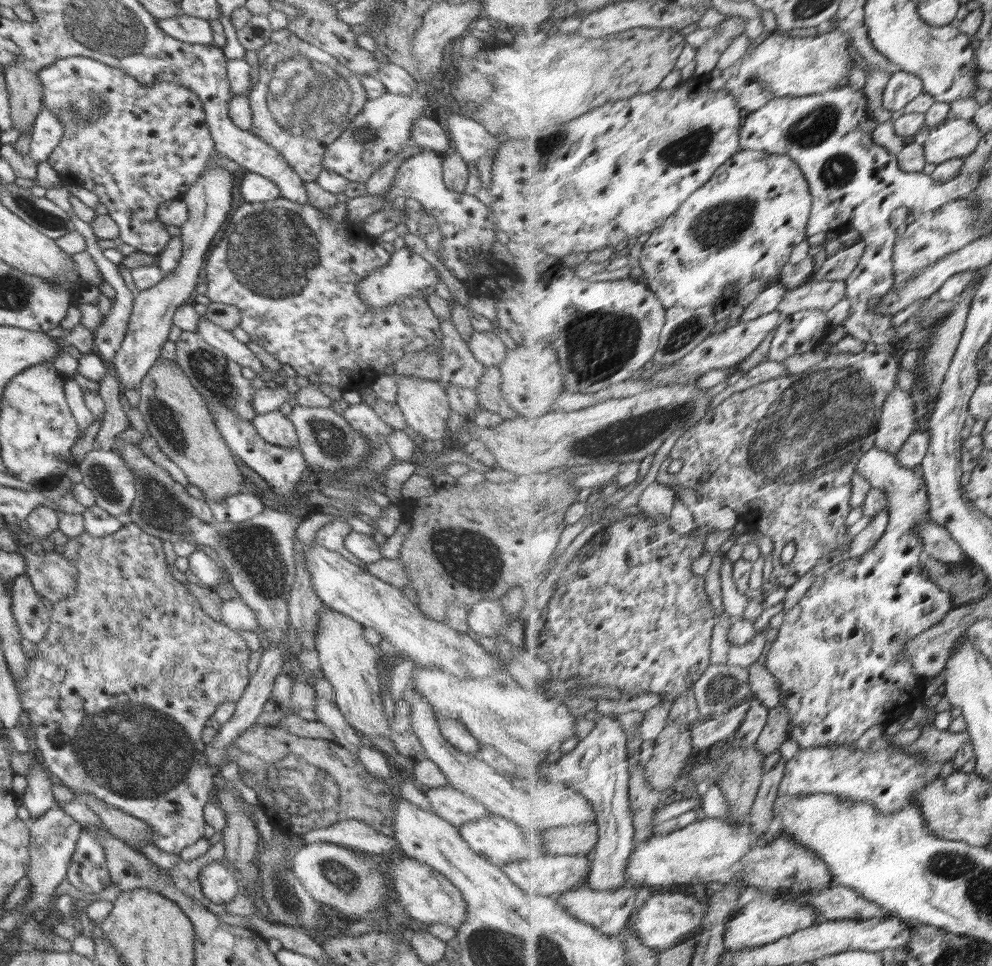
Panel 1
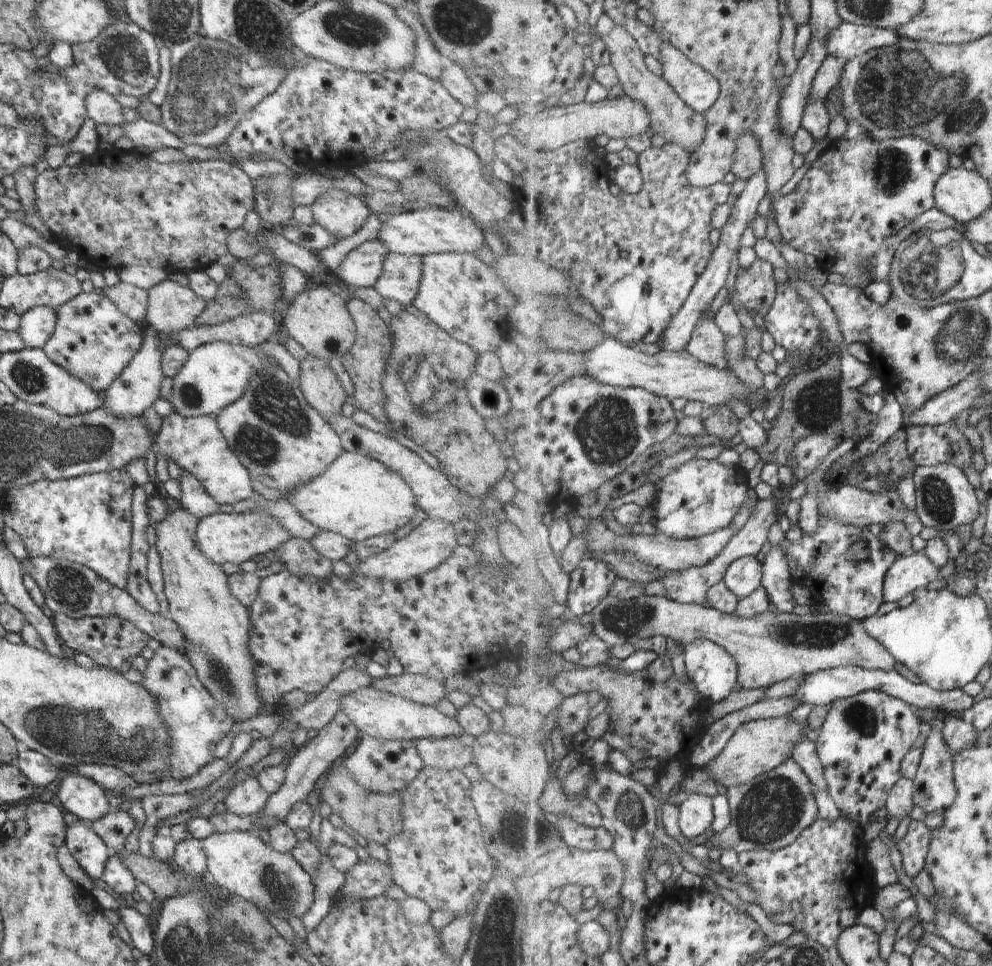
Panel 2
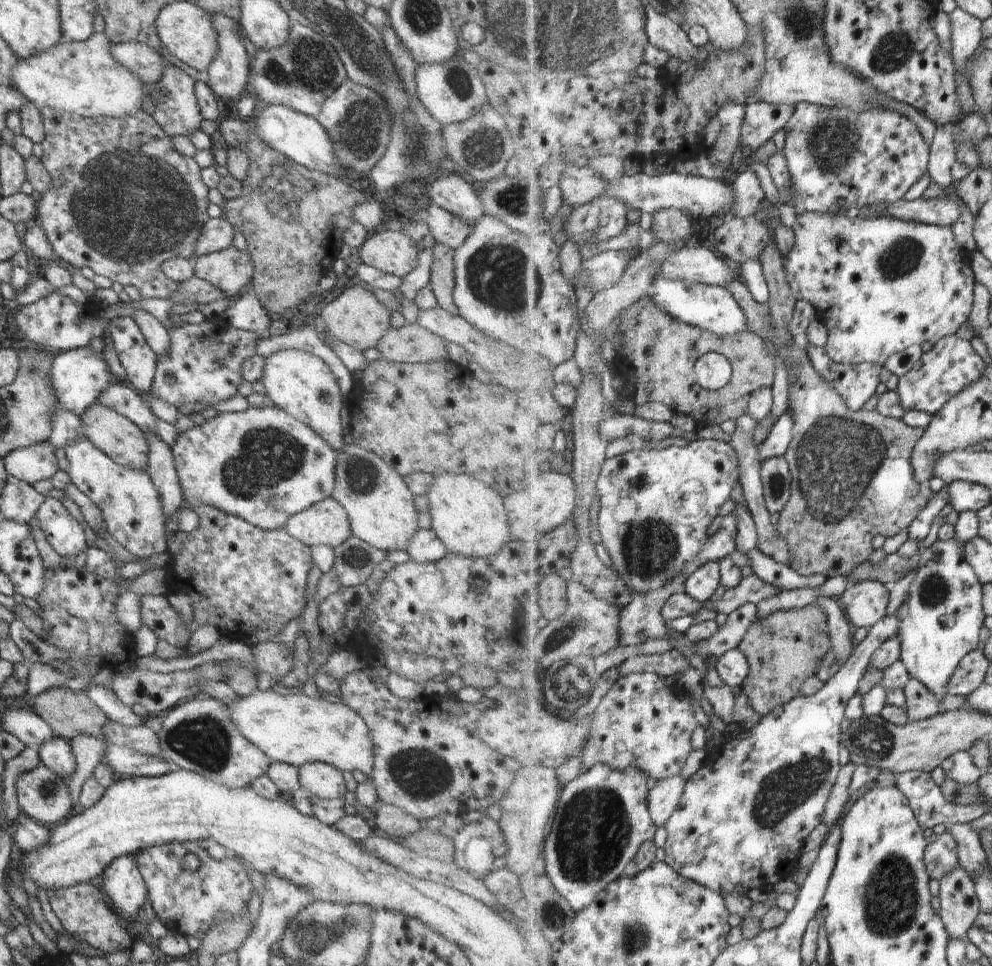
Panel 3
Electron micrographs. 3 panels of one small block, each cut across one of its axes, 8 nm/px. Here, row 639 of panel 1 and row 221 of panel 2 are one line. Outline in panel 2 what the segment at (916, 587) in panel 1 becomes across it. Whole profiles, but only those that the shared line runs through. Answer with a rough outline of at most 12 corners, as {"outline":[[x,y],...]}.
{"outline":[[838,140],[791,193],[783,240],[852,274],[937,206],[950,153]]}

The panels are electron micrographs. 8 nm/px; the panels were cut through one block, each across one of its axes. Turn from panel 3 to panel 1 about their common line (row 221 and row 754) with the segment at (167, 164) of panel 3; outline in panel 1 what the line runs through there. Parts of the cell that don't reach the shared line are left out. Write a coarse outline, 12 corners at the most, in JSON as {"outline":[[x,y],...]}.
{"outline":[[125,521],[18,685],[43,769],[204,837],[251,651]]}

